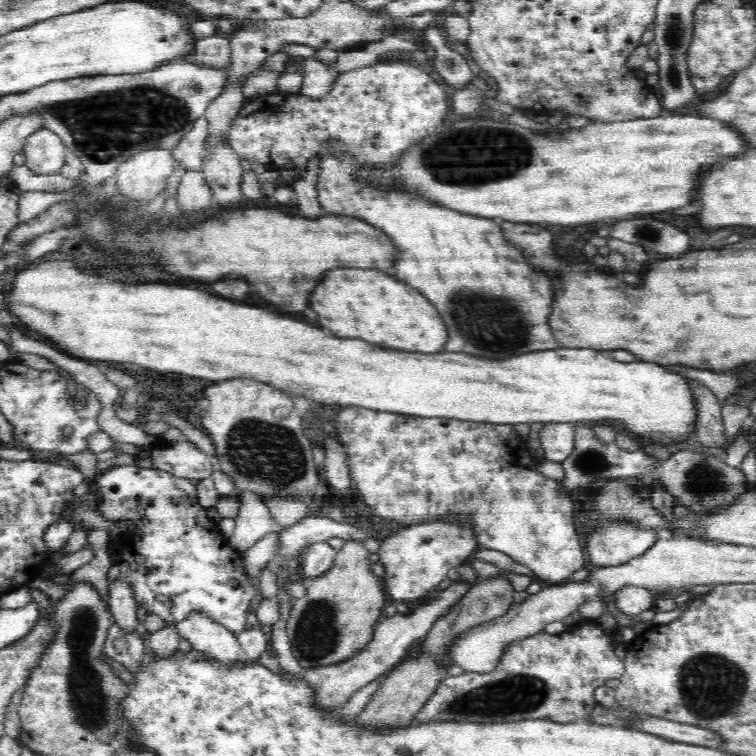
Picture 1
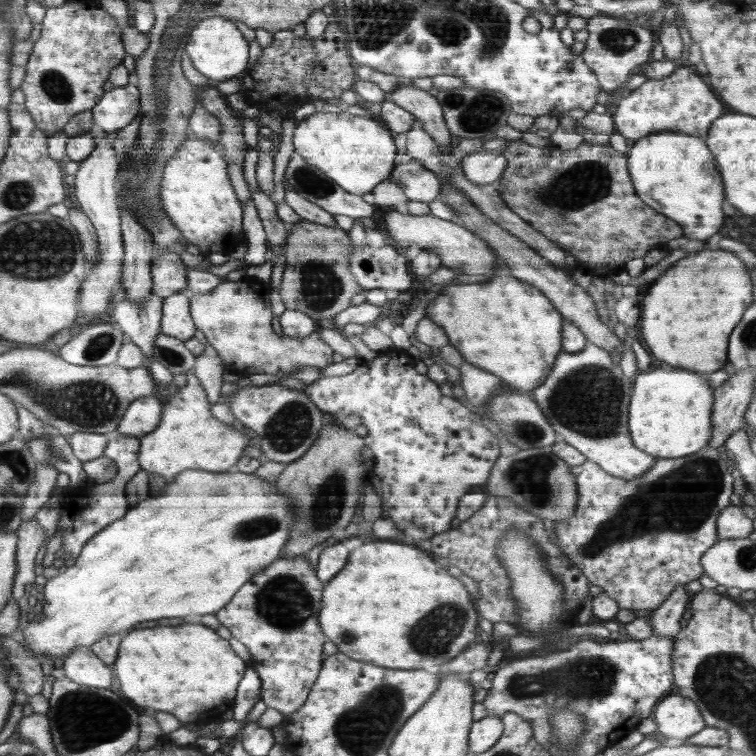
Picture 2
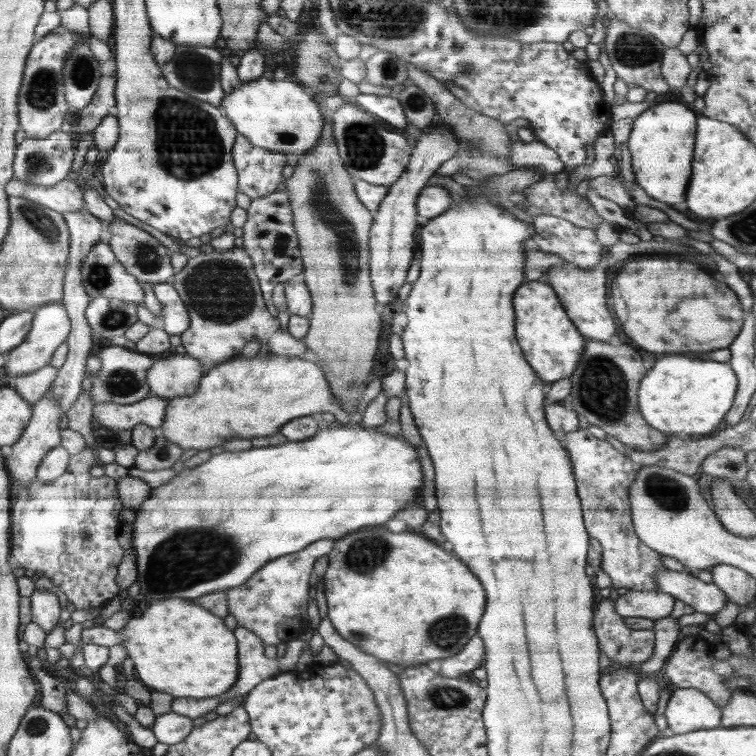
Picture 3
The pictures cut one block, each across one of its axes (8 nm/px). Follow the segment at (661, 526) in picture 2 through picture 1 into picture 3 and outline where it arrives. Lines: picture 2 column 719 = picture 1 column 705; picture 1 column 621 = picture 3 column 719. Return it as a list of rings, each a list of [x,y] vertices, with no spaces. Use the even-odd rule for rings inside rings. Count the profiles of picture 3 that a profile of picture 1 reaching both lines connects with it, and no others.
[[[722,447],[708,455],[699,466],[698,475],[707,479],[724,478],[733,485],[741,483],[749,474],[746,452],[742,447]]]

